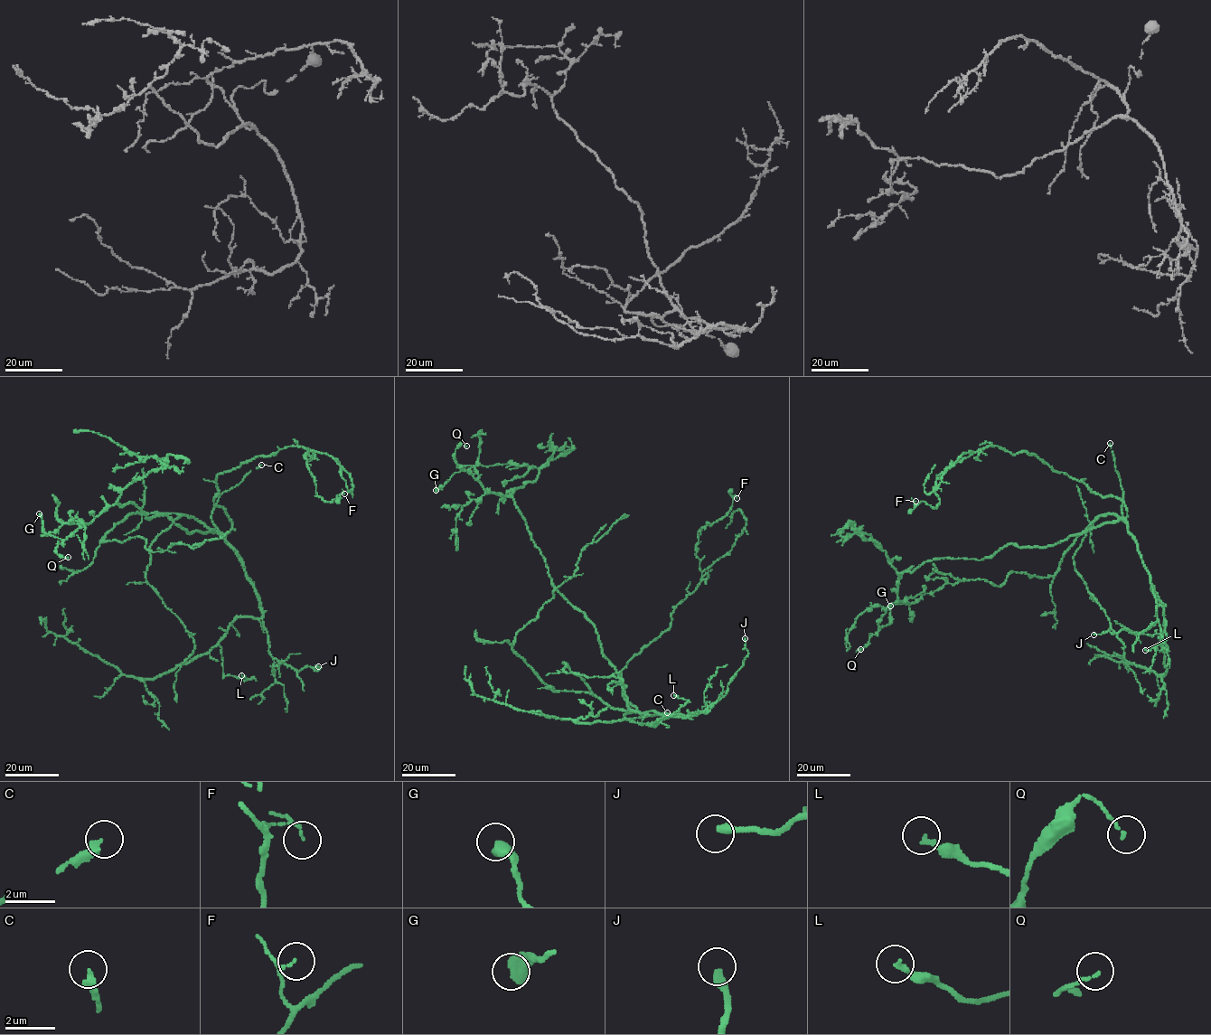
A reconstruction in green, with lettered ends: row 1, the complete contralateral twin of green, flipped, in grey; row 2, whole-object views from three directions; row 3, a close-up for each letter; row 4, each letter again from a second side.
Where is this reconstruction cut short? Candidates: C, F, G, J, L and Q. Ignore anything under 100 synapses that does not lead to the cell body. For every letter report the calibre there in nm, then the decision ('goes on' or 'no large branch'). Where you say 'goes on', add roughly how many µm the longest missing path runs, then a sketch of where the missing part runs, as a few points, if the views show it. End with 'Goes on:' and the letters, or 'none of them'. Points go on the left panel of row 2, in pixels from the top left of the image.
C: calibre 300 nm; goes on; missing 20 µm; course (261, 465), (282, 457), (289, 468), (297, 469)
F: calibre 70 nm; no large branch
G: calibre 600 nm; no large branch
J: calibre 320 nm; no large branch
L: calibre 190 nm; no large branch
Q: calibre 120 nm; no large branch
Goes on: C

